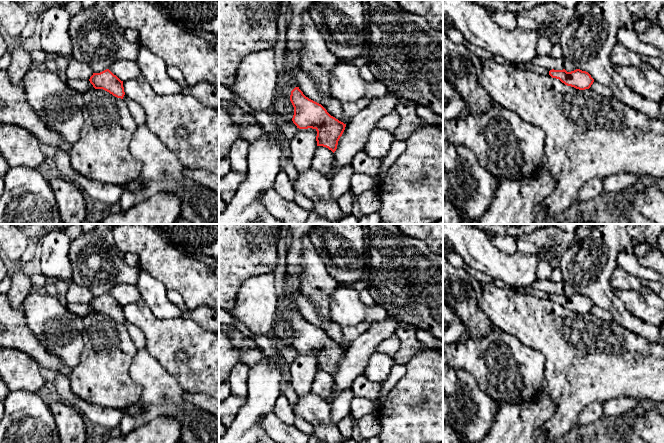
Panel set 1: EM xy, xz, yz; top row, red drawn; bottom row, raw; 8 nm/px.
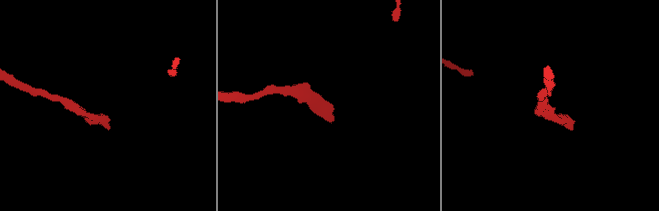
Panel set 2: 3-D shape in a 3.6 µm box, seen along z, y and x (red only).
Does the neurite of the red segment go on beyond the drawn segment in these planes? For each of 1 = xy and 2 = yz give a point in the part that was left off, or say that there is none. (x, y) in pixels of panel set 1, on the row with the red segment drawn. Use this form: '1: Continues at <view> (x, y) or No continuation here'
1: No continuation here
2: No continuation here

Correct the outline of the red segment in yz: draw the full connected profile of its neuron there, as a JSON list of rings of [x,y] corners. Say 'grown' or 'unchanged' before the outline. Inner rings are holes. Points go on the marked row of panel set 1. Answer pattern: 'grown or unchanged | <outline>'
unchanged | [[[552,69],[549,71],[549,75],[552,78],[559,79],[565,85],[574,87],[579,90],[589,89],[594,82],[594,79],[588,72],[582,71],[580,69],[576,69],[571,72],[567,72],[565,69]]]

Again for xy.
unchanged | [[[109,69],[100,73],[93,73],[89,81],[95,89],[103,89],[117,98],[123,99],[125,95],[123,81]]]

